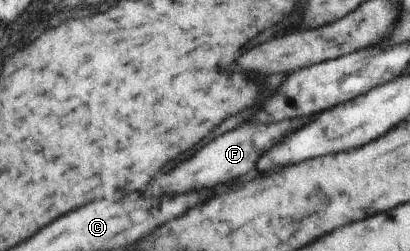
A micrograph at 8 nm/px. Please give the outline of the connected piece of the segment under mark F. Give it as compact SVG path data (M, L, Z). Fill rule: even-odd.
M293 118L293 120L273 122L273 124L251 124L251 122L241 124L239 128L213 138L209 144L199 148L189 160L183 160L171 172L157 176L157 180L153 180L153 184L149 184L149 188L145 188L145 194L159 196L165 192L187 192L187 190L197 190L197 188L213 188L217 184L225 184L233 178L245 176L249 172L253 174L257 158L263 152L267 152L271 146L281 142L287 134L301 128L301 124L305 124L307 120L309 118ZM269 142L271 142L271 146L269 146Z

